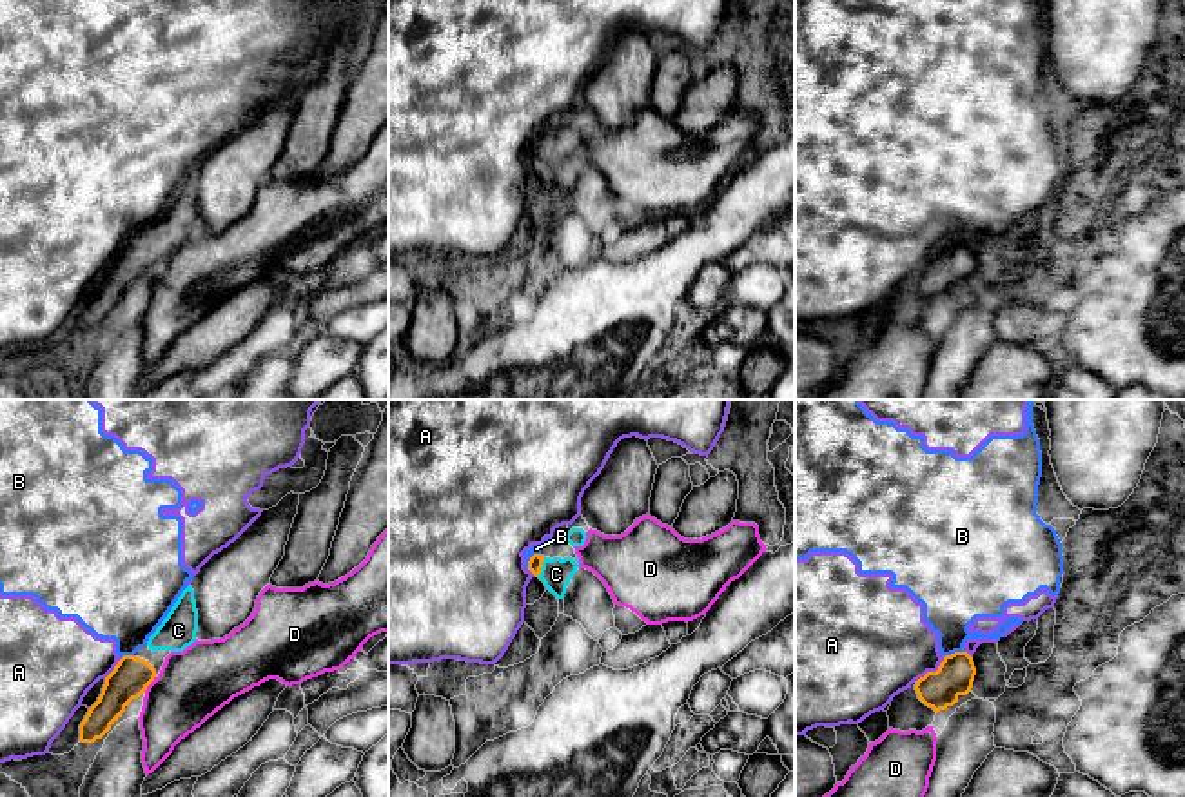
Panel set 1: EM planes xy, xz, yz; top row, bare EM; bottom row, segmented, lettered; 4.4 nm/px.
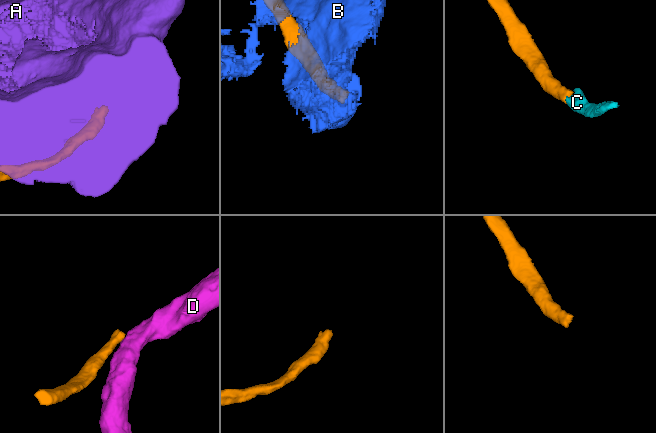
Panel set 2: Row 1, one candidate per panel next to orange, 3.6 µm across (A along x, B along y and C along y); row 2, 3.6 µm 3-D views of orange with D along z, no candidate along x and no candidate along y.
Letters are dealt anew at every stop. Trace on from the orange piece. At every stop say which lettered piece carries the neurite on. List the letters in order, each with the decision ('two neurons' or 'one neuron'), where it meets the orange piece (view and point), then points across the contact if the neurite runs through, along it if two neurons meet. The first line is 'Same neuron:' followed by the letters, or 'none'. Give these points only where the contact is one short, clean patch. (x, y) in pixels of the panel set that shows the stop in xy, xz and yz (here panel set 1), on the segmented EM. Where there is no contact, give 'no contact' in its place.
Same neuron: C
A: two neurons; meets orange in yz at (933, 672)
B: two neurons; meets orange in xz at (530, 560); border along xz (538, 552), (530, 558), (527, 569)
C: one neuron; meets orange in xz at (541, 567); runs through xz (536, 561), (541, 567), (556, 574)
D: two neurons; meets orange in xy at (151, 681); border along xy (155, 676), (144, 690)

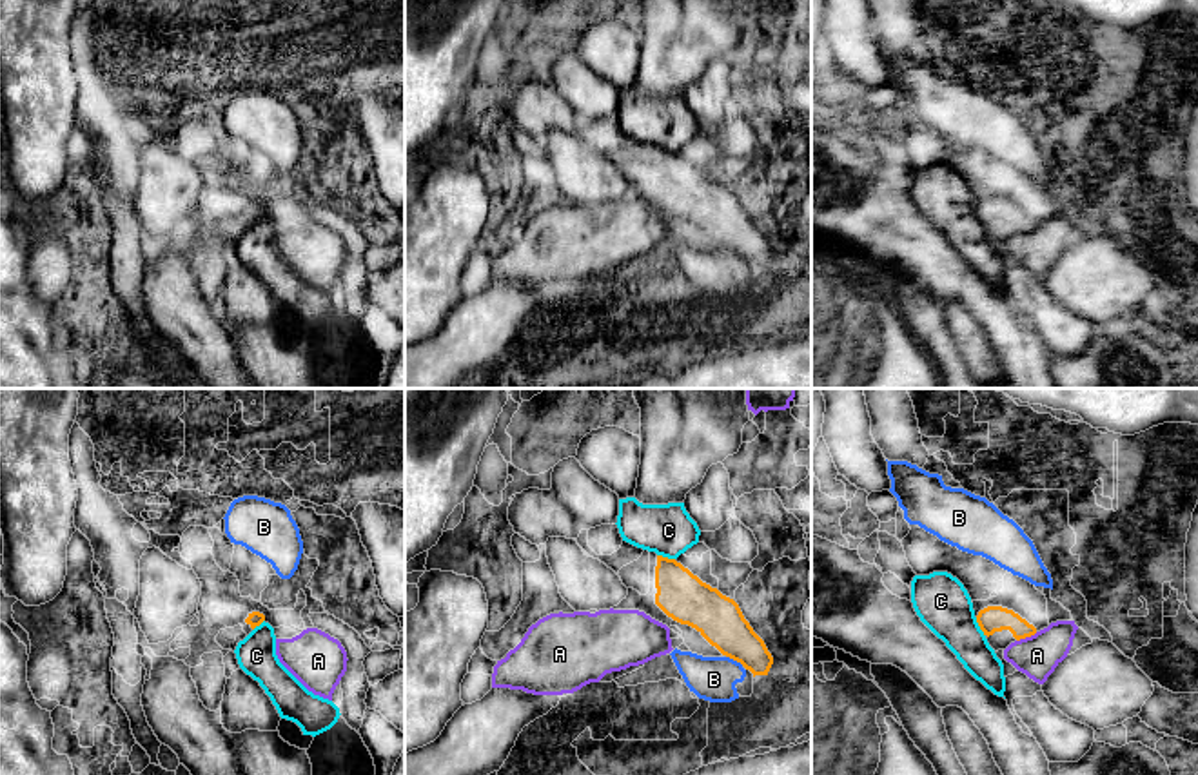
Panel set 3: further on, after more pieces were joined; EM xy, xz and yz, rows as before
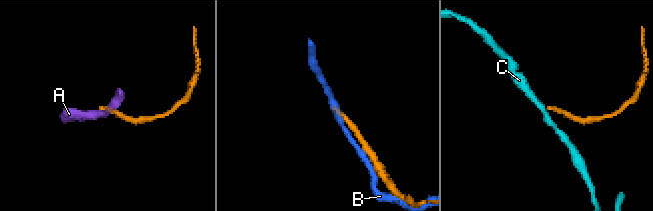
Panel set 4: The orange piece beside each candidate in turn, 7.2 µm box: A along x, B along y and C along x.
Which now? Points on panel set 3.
Same neuron: none
A: two neurons; meets orange in yz at (1026, 636); border along yz (1037, 632), (1017, 641)
B: two neurons; meets orange in xz at (736, 659)
C: two neurons; meets orange in yz at (979, 625); border along yz (975, 618), (984, 636)

